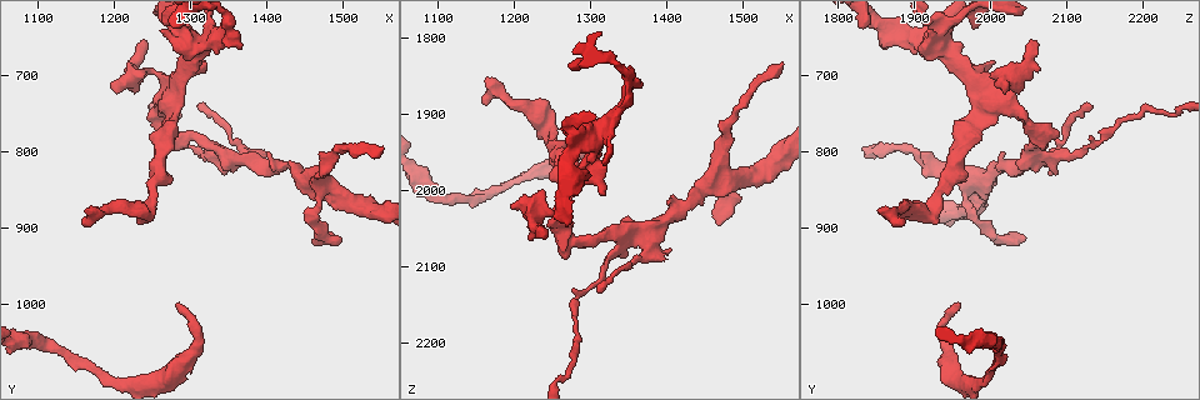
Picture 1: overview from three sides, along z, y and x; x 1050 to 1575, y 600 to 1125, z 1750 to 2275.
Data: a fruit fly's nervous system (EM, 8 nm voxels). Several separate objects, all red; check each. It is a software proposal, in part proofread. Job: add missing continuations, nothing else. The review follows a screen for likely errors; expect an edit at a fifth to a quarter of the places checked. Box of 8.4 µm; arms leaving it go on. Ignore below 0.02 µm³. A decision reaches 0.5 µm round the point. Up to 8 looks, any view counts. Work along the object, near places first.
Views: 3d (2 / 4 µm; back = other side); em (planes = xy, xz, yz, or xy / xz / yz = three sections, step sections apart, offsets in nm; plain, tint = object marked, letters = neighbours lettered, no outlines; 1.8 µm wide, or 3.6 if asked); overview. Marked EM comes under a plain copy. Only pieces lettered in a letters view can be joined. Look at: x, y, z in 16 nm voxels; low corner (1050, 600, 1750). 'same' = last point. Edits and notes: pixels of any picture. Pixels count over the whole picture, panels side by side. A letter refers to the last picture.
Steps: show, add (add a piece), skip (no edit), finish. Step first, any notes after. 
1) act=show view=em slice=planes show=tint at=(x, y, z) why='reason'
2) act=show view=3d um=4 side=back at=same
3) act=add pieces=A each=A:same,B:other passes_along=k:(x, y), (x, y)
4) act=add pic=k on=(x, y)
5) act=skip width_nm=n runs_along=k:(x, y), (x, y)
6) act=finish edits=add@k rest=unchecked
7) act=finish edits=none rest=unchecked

act=show view=3d um=4 at=(1285, 995, 1955) why='branch stops here'

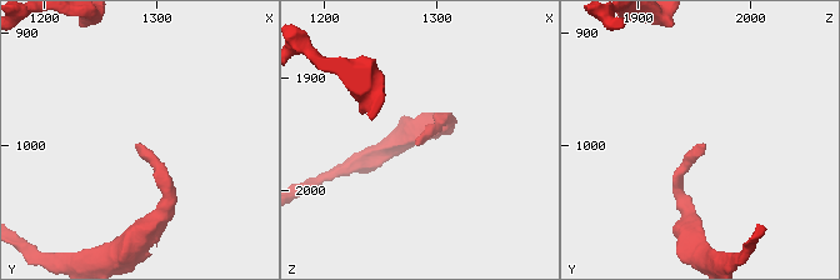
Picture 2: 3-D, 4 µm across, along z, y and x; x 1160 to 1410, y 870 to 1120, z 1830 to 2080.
act=show view=em slice=planes show=tint at=(1286, 998, 1954)

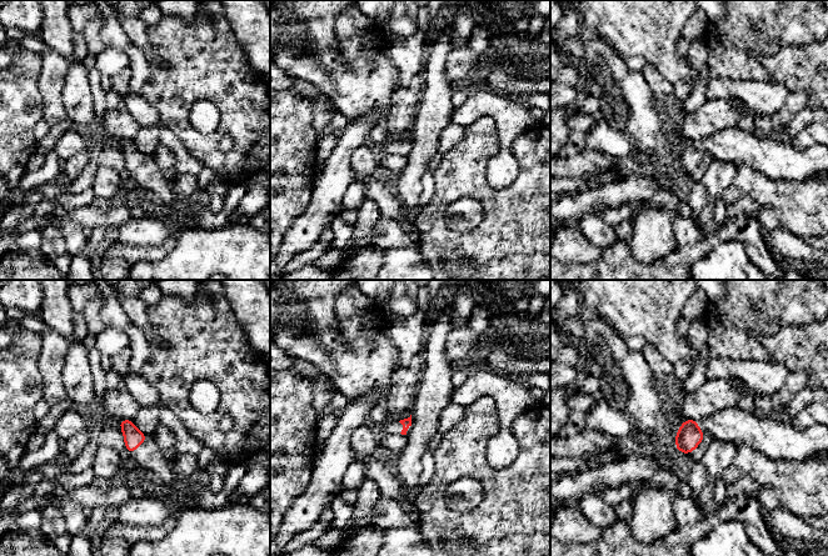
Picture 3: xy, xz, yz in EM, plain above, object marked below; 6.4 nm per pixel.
act=show view=em slice=planes show=letters at=same

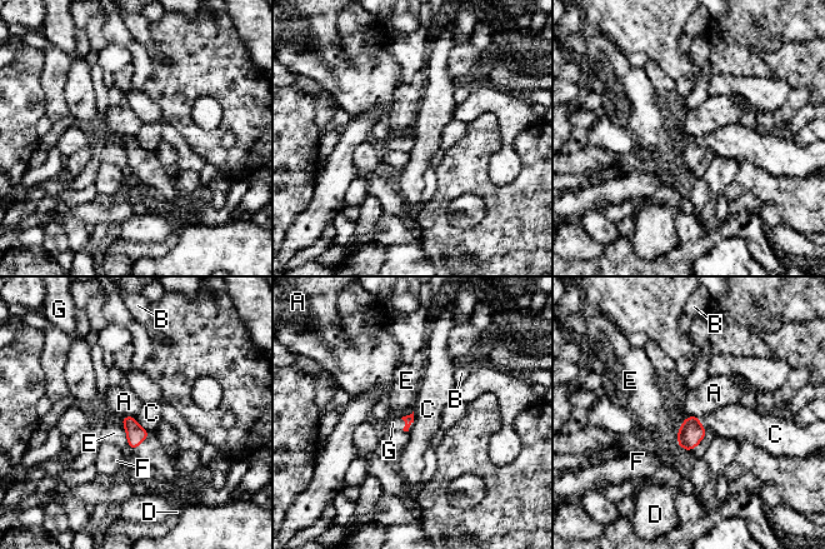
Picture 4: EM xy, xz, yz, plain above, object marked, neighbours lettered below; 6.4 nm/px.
act=add pieces=G each=A:other,B:other,C:other,D:other,E:other,F:other,G:same passes_along=4:(409, 419), (405, 424), (393, 423) found='it goes on there'

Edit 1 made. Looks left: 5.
act=show view=em slice=planes show=letters at=(1165, 890, 1885) why='branch stops here'

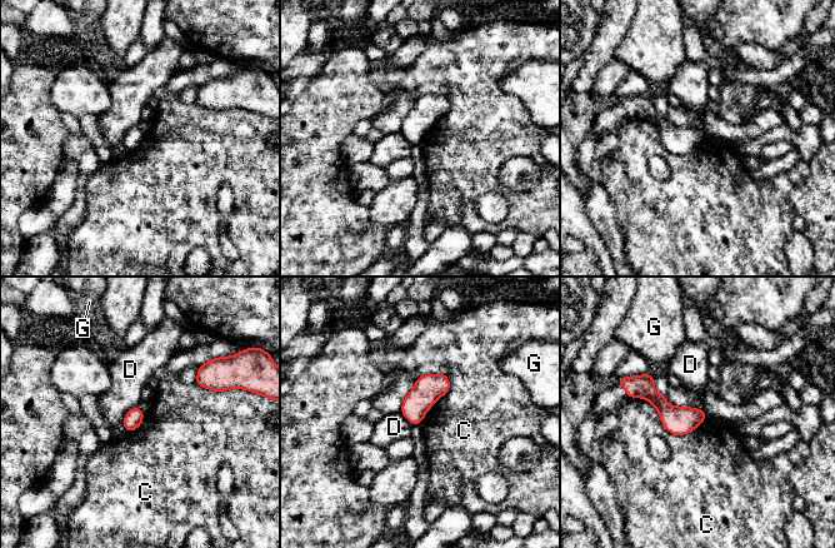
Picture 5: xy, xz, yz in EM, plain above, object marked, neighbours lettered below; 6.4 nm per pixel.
act=skip width_nm=120 each=C:other,D:other,G:other border=5:(446, 374), (449, 389), (420, 423) found='none of them fits'

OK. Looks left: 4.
act=show view=3d um=4 at=(1340, 825, 2090) why='branch stops here'

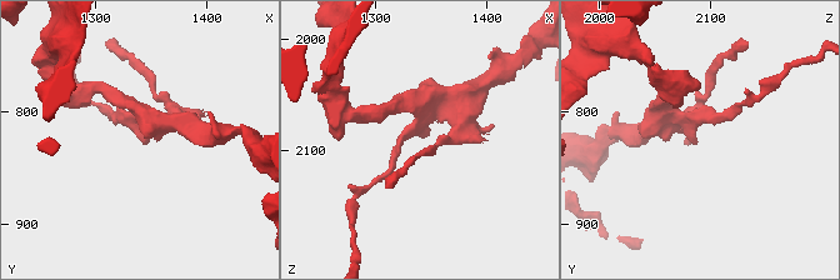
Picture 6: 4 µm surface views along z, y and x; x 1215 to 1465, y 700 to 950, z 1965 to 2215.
act=show view=em slice=planes show=letters at=(1338, 822, 2088) why='shape alone is not enough'

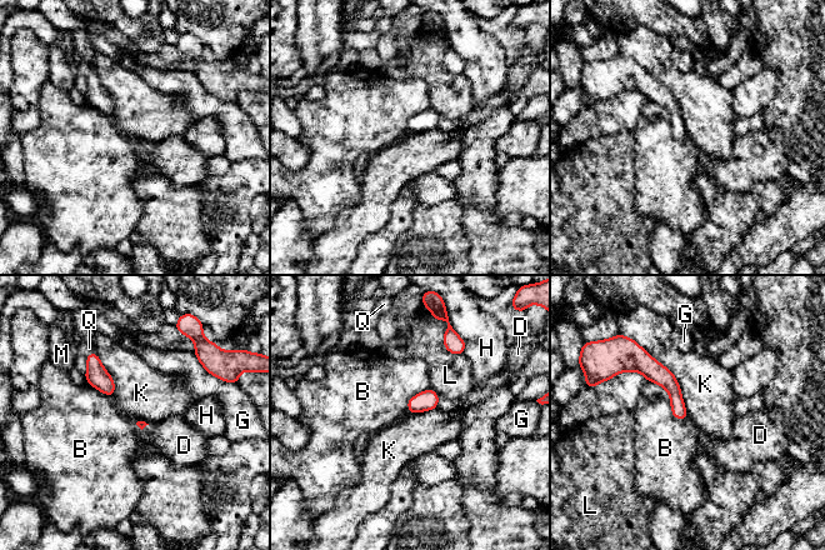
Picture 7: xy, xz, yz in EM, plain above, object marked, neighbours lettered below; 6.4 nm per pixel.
act=skip each=B:other,D:other,G:other,H:other,K:other,L:other,M:other,Q:other border=7:(639, 345), (673, 374), (689, 416) found='none of them fits'

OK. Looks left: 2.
act=finish edits=add@4 rest=unchecked

